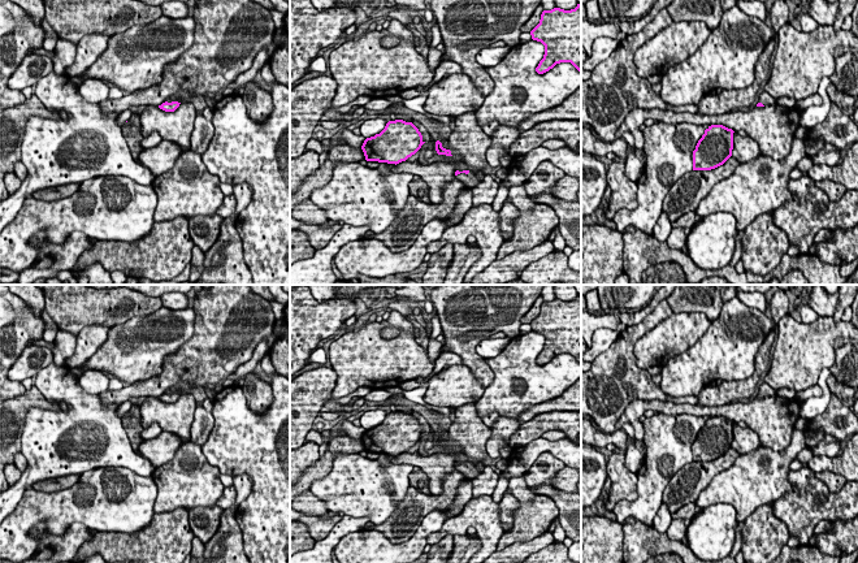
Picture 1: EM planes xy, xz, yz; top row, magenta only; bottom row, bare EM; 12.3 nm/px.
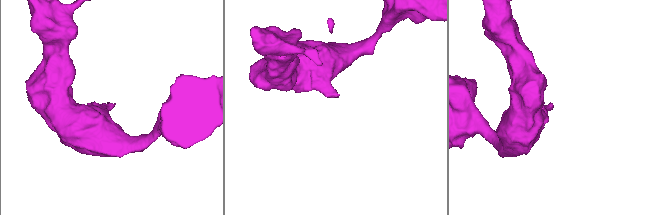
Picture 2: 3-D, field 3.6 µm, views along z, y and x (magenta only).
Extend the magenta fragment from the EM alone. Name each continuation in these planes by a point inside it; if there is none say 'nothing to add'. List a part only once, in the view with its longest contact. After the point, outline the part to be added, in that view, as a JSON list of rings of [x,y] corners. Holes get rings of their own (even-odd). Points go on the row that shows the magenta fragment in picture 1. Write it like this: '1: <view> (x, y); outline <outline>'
1: xz (471, 180); outline [[[469,170],[468,174],[460,173],[460,174],[455,176],[455,177],[459,181],[462,181],[465,185],[465,187],[468,187],[468,189],[472,189],[472,187],[477,186],[481,182],[478,179],[478,177],[473,172],[471,172],[471,170]]]

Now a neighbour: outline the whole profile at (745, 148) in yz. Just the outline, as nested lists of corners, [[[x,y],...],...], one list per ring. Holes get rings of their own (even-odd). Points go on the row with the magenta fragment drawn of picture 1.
[[[733,133],[732,157],[734,157],[740,164],[751,161],[760,155],[759,146],[754,139],[749,135],[741,137],[738,133]]]

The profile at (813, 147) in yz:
[[[822,138],[818,140],[806,139],[806,140],[803,140],[803,143],[805,143],[807,156],[818,155],[827,146]]]

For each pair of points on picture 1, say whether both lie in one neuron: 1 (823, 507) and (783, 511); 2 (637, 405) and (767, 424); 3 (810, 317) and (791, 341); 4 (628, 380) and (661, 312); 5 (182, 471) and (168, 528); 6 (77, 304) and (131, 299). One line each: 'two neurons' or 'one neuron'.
1: one neuron
2: one neuron
3: two neurons
4: one neuron
5: two neurons
6: one neuron

